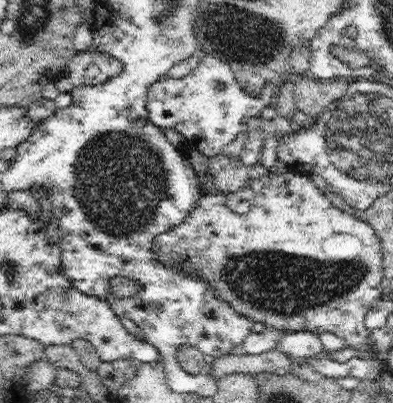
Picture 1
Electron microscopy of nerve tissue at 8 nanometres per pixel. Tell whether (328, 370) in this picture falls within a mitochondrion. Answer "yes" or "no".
no

